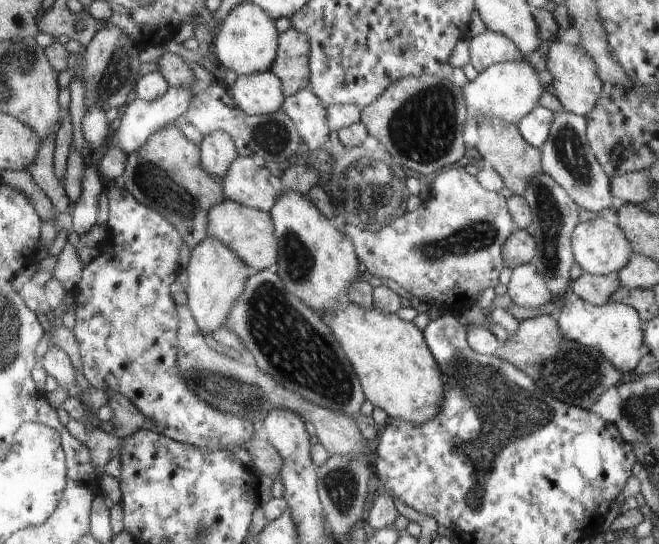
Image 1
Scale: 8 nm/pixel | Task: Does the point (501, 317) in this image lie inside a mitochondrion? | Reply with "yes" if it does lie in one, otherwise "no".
no

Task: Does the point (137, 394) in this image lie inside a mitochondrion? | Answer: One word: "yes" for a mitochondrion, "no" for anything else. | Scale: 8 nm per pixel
no

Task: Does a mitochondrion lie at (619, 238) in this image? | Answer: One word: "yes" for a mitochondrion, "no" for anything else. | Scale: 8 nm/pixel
no

